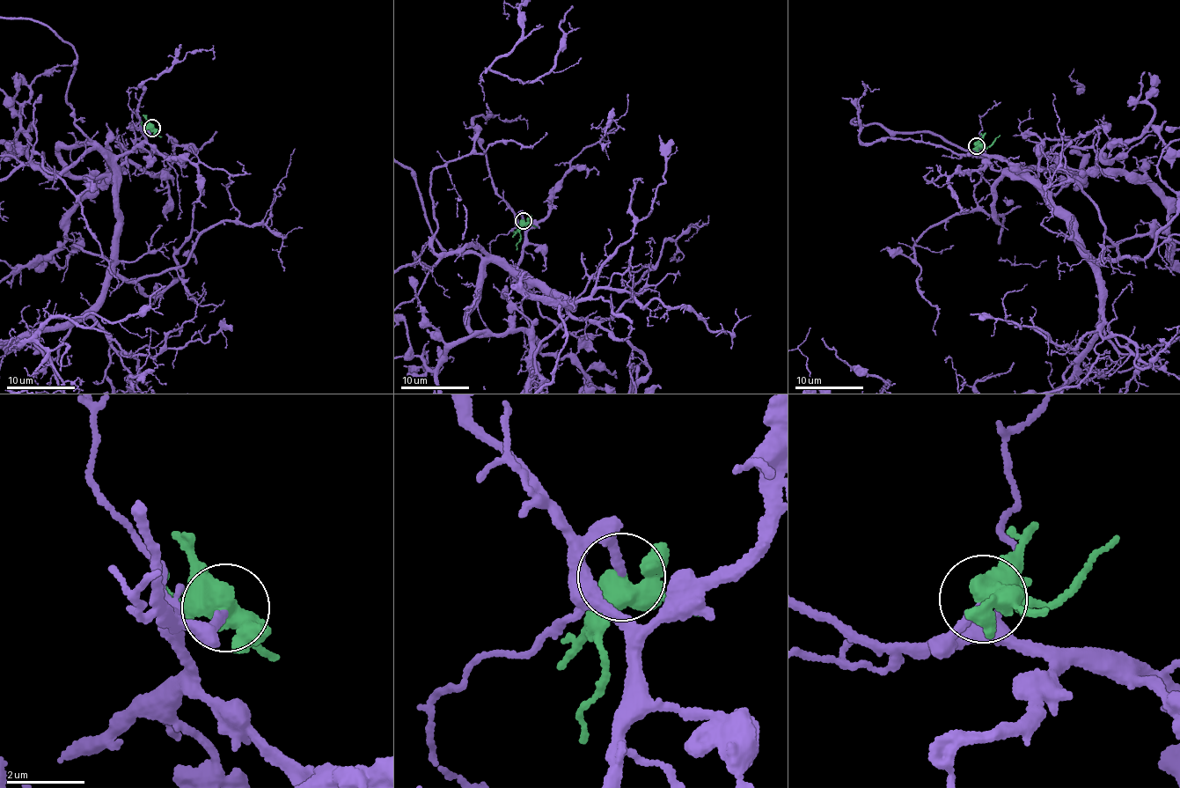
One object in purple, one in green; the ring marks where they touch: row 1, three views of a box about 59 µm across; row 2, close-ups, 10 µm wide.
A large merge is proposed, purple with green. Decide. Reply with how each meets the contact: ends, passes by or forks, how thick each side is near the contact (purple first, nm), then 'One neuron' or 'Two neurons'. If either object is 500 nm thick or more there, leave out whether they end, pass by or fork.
At the ring purple ends. At the ring green forks. Thickness 220 nm (purple) against 440 nm. One neuron

